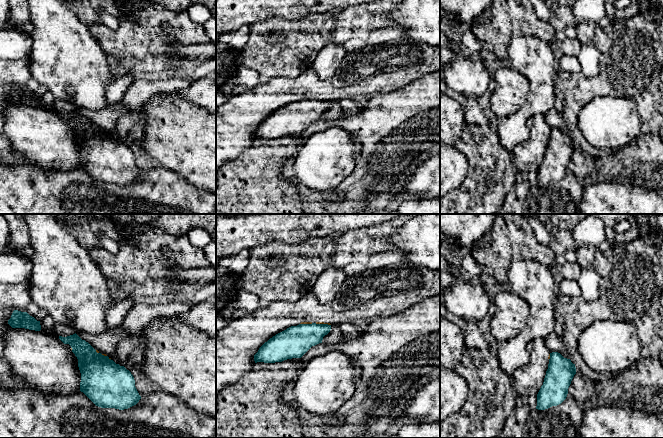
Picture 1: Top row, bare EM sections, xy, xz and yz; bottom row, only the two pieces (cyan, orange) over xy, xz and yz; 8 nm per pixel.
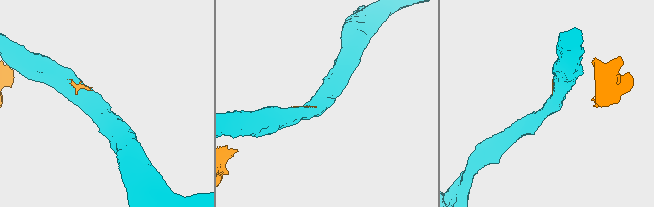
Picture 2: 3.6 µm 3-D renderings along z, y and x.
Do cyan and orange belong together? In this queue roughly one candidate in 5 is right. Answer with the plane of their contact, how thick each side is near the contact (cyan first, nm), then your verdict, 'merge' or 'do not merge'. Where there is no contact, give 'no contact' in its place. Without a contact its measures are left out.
contact in xz; calibres 240 and 20 nm; do not merge

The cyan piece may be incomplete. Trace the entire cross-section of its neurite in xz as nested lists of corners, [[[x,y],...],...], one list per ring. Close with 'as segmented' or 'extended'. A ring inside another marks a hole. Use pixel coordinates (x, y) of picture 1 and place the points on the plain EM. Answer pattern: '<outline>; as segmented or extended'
[[[328,100],[291,102],[265,118],[254,131],[254,137],[275,139],[301,134],[312,122],[322,119],[330,106],[331,101]]]; as segmented

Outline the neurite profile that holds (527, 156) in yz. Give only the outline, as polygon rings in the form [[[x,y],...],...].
[[[542,114],[529,117],[527,126],[529,137],[513,150],[513,163],[524,175],[538,170],[544,158],[551,129]]]

